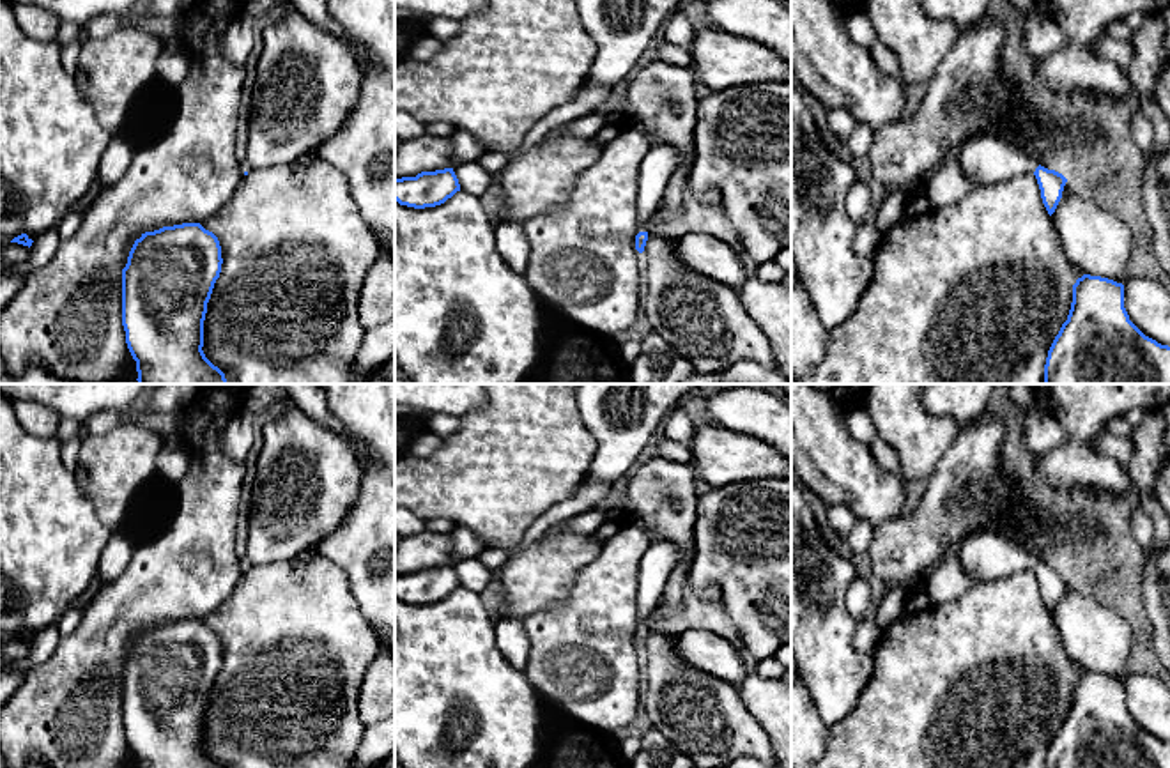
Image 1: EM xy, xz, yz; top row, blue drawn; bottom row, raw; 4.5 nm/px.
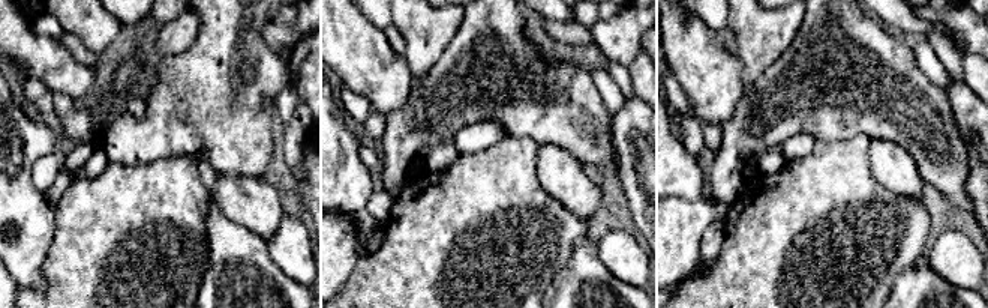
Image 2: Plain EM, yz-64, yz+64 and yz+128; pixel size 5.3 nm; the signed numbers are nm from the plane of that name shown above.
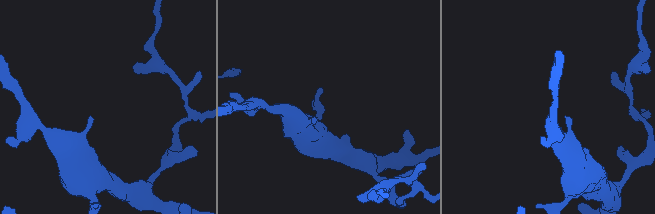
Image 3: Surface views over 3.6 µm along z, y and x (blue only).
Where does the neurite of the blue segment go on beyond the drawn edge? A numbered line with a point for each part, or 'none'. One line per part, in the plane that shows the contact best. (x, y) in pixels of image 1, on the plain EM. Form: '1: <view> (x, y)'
1: xz (657, 563)

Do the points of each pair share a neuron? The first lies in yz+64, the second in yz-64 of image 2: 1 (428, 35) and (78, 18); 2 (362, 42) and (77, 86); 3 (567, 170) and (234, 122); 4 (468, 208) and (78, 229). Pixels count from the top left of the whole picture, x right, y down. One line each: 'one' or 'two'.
1: one
2: one
3: two
4: one

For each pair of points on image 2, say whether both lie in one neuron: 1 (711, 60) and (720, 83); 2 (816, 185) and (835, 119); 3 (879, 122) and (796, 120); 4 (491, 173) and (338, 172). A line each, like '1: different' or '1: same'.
1: same
2: different
3: same
4: different

